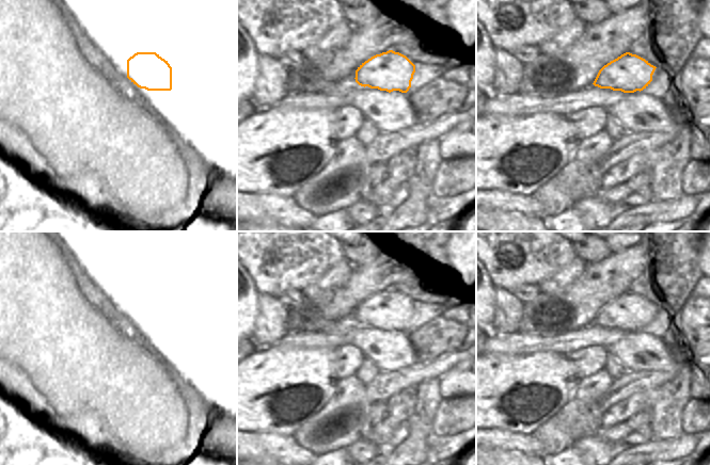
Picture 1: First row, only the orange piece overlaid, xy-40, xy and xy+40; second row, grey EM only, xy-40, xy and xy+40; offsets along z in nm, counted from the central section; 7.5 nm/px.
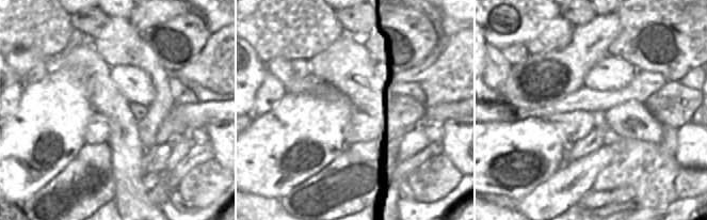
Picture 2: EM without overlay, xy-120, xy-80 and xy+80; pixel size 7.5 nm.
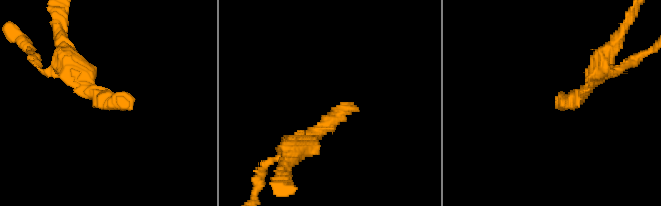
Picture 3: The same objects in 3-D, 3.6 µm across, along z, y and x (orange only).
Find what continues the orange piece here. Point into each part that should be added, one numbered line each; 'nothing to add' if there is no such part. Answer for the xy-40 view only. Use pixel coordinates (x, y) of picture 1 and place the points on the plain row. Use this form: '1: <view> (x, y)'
1: xy-40 (126, 321)

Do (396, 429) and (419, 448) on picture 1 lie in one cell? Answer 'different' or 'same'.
different

